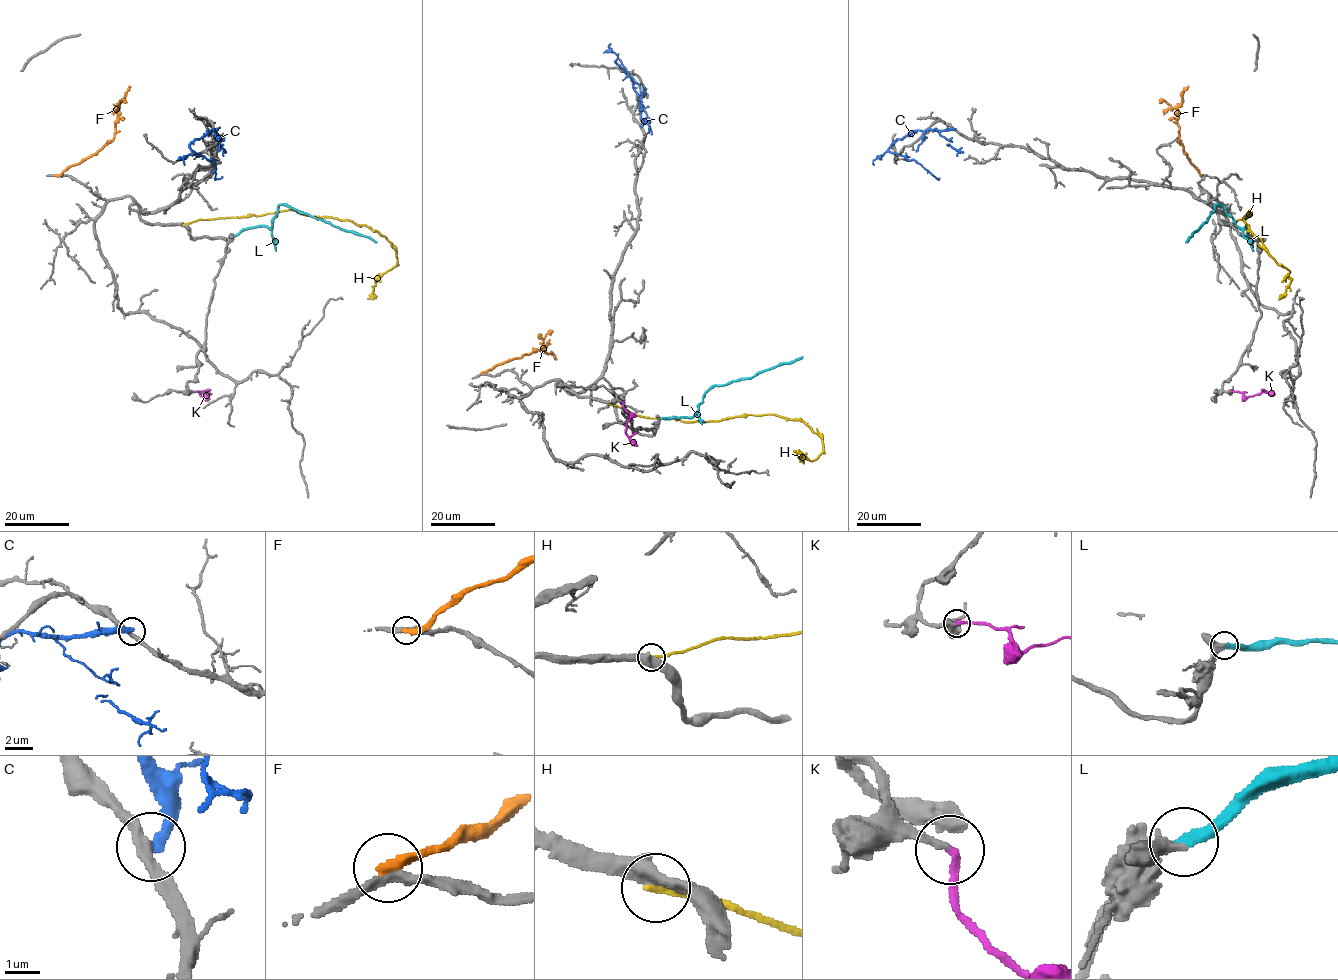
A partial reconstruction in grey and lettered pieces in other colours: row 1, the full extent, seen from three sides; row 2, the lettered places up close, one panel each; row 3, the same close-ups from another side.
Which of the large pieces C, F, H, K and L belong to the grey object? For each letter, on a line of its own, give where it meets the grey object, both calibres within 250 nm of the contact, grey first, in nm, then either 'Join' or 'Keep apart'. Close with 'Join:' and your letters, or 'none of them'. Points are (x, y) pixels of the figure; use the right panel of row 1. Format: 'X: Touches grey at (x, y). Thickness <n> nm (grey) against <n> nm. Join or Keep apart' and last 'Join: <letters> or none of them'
C: Touches grey at (955, 129). Thickness 320 nm (grey) against 360 nm. Keep apart
F: Touches grey at (1202, 175). Thickness 280 nm (grey) against 340 nm. Keep apart
H: Touches grey at (1233, 224). Thickness 500 nm (grey) against 200 nm. Keep apart
K: Touches grey at (1231, 391). Thickness 200 nm (grey) against 240 nm. Join
L: Touches grey at (1247, 235). Thickness 320 nm (grey) against 360 nm. Join
Join: K, L

